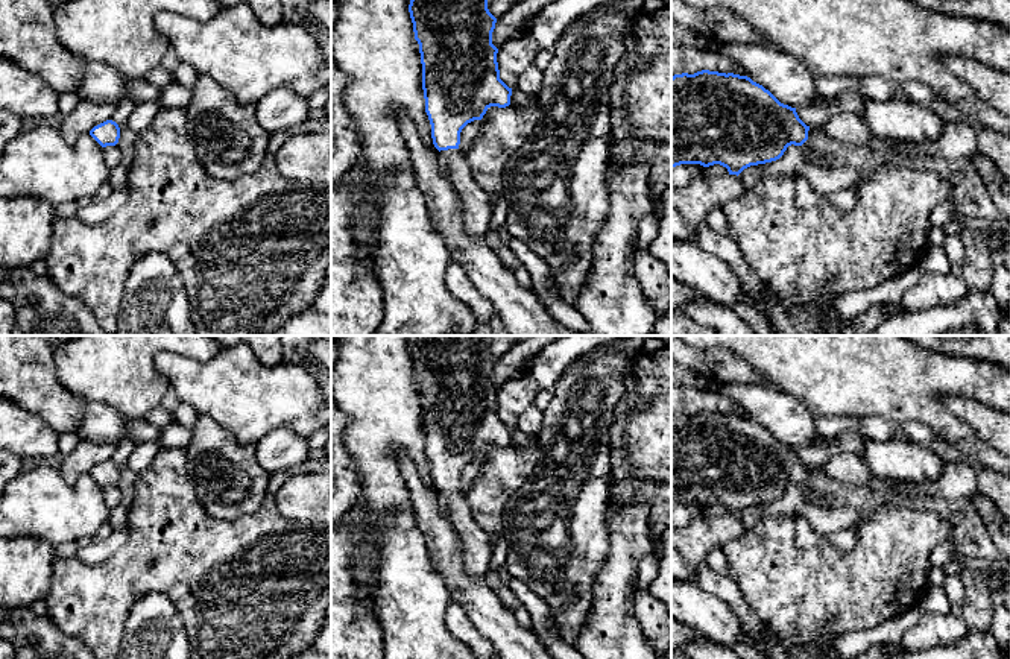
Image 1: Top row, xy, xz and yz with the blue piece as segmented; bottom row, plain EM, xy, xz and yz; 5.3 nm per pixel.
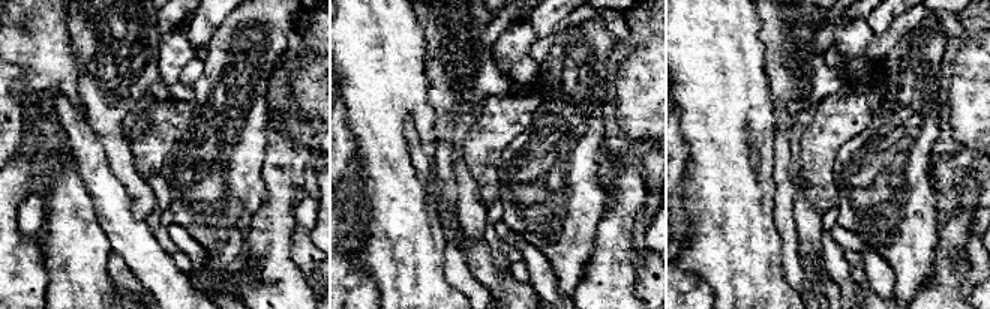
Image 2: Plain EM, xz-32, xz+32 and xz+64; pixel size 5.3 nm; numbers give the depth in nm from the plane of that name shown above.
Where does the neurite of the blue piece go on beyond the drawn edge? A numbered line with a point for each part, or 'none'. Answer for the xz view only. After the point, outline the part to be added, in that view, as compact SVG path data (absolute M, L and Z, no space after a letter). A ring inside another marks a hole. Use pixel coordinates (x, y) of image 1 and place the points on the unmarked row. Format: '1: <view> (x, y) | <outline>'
1: xz (477, 548) | M448 489L440 490L440 497L447 501L451 525L462 539L466 571L475 579L484 579L494 553L489 534L474 521L466 493Z

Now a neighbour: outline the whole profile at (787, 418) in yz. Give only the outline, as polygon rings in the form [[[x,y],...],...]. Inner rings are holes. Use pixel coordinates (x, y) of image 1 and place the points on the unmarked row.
[[[718,384],[720,395],[743,405],[747,418],[791,448],[817,439],[816,416],[805,404],[779,389],[755,384]]]

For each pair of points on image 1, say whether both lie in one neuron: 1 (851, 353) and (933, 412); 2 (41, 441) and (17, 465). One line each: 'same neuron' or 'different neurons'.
1: same neuron
2: different neurons

